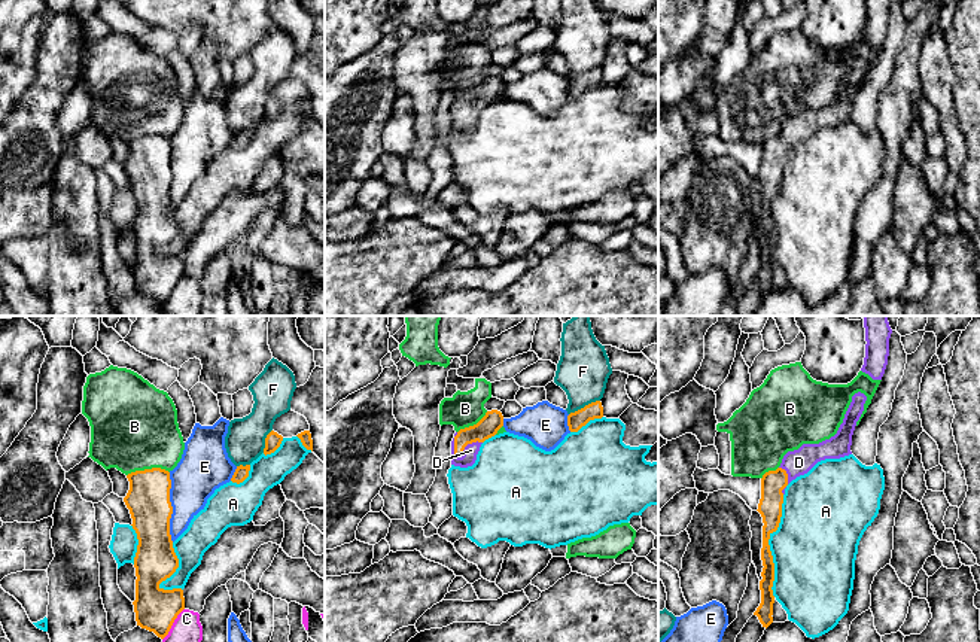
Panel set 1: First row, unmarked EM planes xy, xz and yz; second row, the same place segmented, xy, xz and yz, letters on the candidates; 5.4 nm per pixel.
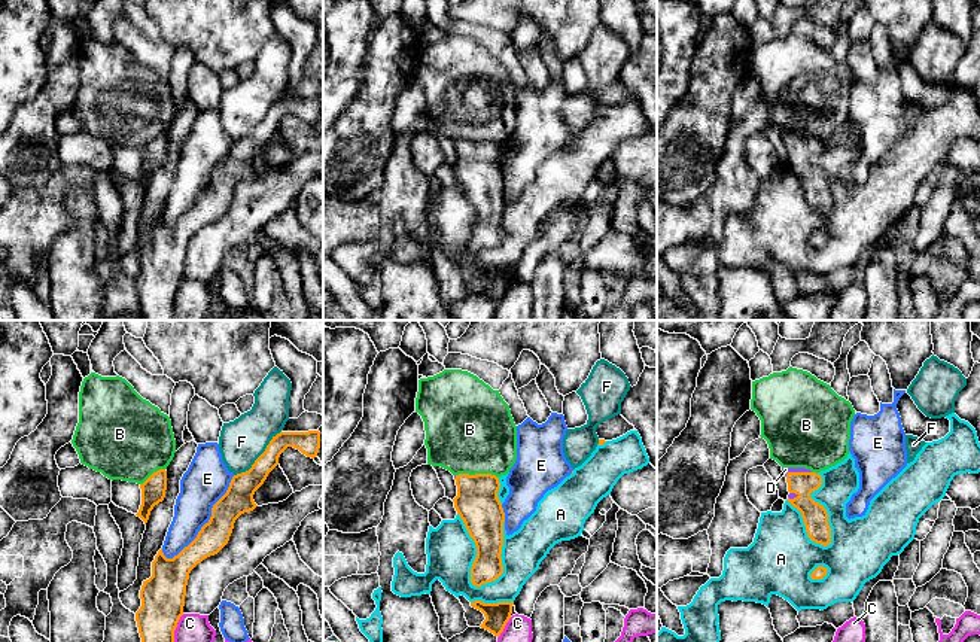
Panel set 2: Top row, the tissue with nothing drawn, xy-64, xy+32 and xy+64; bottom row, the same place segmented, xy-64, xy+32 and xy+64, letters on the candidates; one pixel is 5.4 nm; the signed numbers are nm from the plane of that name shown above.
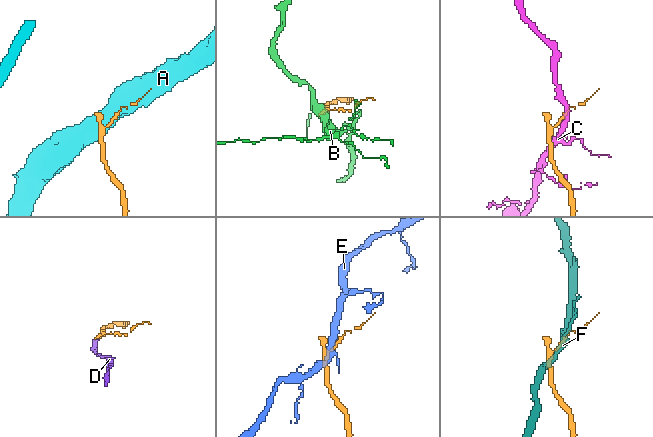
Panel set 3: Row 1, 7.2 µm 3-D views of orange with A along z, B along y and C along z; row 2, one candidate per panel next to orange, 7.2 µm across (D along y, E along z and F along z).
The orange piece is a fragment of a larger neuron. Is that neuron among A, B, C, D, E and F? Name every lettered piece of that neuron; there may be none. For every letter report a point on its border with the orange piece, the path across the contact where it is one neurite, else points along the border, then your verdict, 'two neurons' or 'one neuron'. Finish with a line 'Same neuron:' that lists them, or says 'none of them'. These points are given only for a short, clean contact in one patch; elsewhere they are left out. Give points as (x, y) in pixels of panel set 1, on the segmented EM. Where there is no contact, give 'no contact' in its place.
A: yz (769, 545) | two neurons
B: xy (148, 469) | along xy (169, 471), (146, 468), (131, 471), (127, 475) | two neurons
C: xy (172, 624) | along xy (183, 608), (163, 639) | two neurons
D: xz (465, 446) | across xz (492, 422), (465, 446), (471, 450) | one neuron
E: xy (172, 507) | two neurons
F: xz (586, 405) | along xz (599, 399), (569, 414) | two neurons
Same neuron: D

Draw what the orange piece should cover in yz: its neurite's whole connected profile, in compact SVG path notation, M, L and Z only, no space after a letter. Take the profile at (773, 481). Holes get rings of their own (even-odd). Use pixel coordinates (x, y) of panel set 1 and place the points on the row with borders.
M861 392L852 396L852 402L844 414L843 423L837 433L819 444L803 444L798 450L788 451L776 471L769 471L761 478L761 499L758 512L763 517L763 579L760 581L761 603L754 612L763 627L773 623L773 581L774 563L769 539L777 530L782 517L782 503L786 486L800 475L807 474L818 462L825 459L840 459L852 454L852 435L859 420L867 396Z

